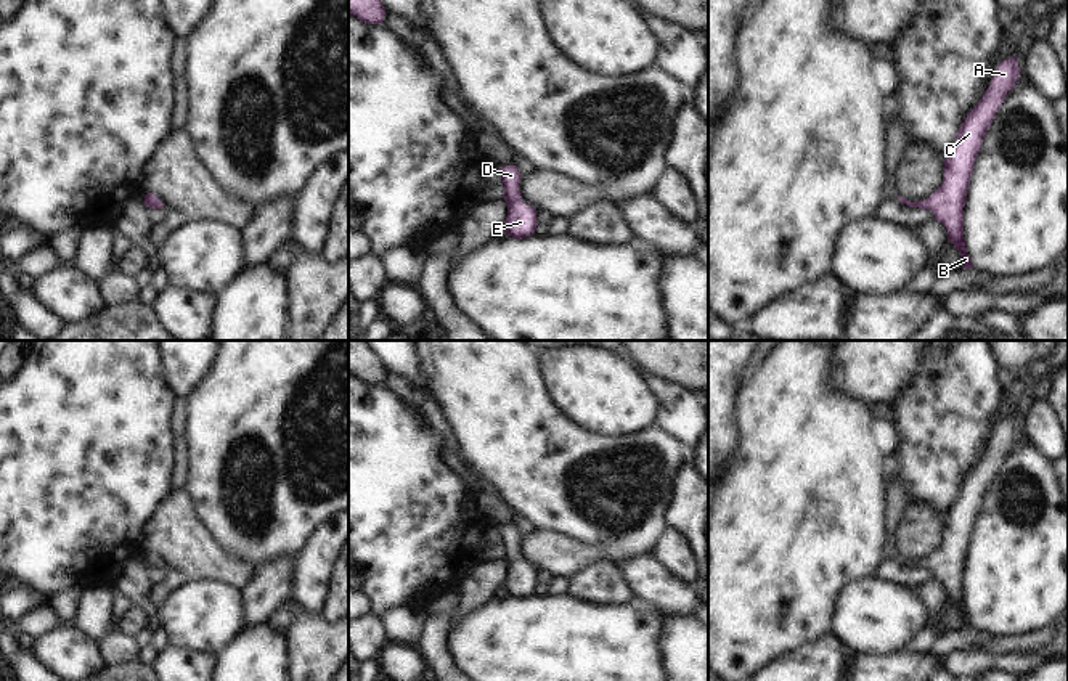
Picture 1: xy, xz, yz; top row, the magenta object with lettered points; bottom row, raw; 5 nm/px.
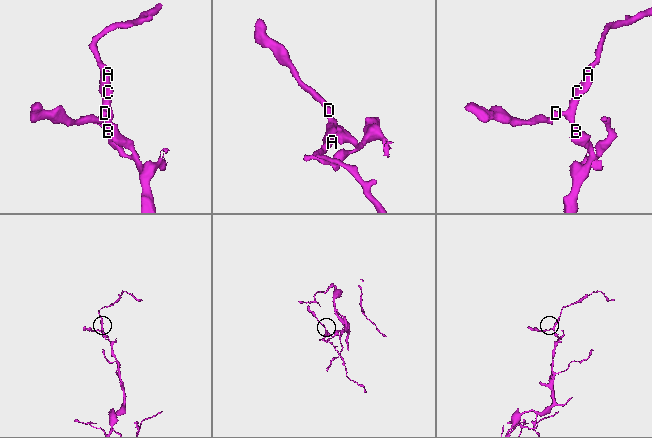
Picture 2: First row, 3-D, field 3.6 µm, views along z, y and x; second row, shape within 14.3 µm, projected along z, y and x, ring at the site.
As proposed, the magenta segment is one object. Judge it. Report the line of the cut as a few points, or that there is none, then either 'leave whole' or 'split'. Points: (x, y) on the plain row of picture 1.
no cut | leave whole

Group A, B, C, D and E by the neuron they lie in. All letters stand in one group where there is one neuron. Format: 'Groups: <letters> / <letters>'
Groups: A B C D E

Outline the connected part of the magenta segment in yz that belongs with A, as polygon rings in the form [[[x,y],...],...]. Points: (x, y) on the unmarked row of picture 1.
[[[1015,414],[997,426],[983,458],[960,483],[951,516],[944,520],[943,544],[925,561],[911,562],[898,556],[898,561],[909,567],[930,569],[933,572],[935,580],[948,589],[948,599],[960,612],[964,626],[968,630],[972,622],[964,601],[964,567],[967,564],[970,535],[983,498],[1002,459],[1017,443],[1018,435],[1020,429]]]

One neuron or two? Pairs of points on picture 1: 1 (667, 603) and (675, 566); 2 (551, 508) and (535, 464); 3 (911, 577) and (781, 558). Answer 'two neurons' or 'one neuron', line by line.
1: two neurons
2: one neuron
3: two neurons

